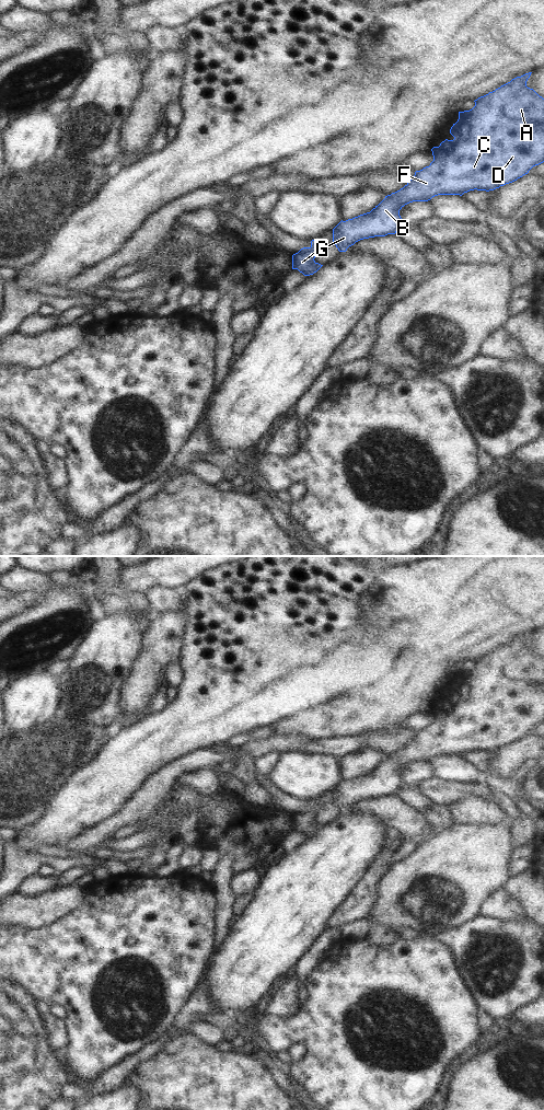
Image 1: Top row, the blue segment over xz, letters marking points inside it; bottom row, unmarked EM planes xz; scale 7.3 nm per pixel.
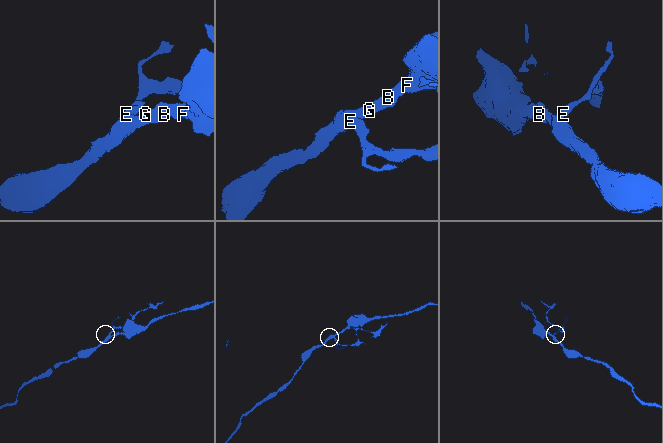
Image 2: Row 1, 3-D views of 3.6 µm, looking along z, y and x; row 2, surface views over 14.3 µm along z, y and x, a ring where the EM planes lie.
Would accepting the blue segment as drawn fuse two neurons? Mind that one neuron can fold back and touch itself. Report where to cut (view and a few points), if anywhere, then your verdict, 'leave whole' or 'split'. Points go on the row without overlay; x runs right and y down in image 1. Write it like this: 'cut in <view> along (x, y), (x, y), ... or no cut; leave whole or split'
cut in xz along (315, 812), (303, 811), (298, 813); split

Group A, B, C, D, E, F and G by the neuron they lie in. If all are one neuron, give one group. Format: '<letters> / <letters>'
A B C D F G / E

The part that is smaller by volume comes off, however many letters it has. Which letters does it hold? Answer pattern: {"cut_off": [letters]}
{"cut_off": ["E"]}

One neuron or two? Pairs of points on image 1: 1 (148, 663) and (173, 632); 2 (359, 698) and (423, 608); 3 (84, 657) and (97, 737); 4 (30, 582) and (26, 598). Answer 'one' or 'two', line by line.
1: one
2: one
3: two
4: two

